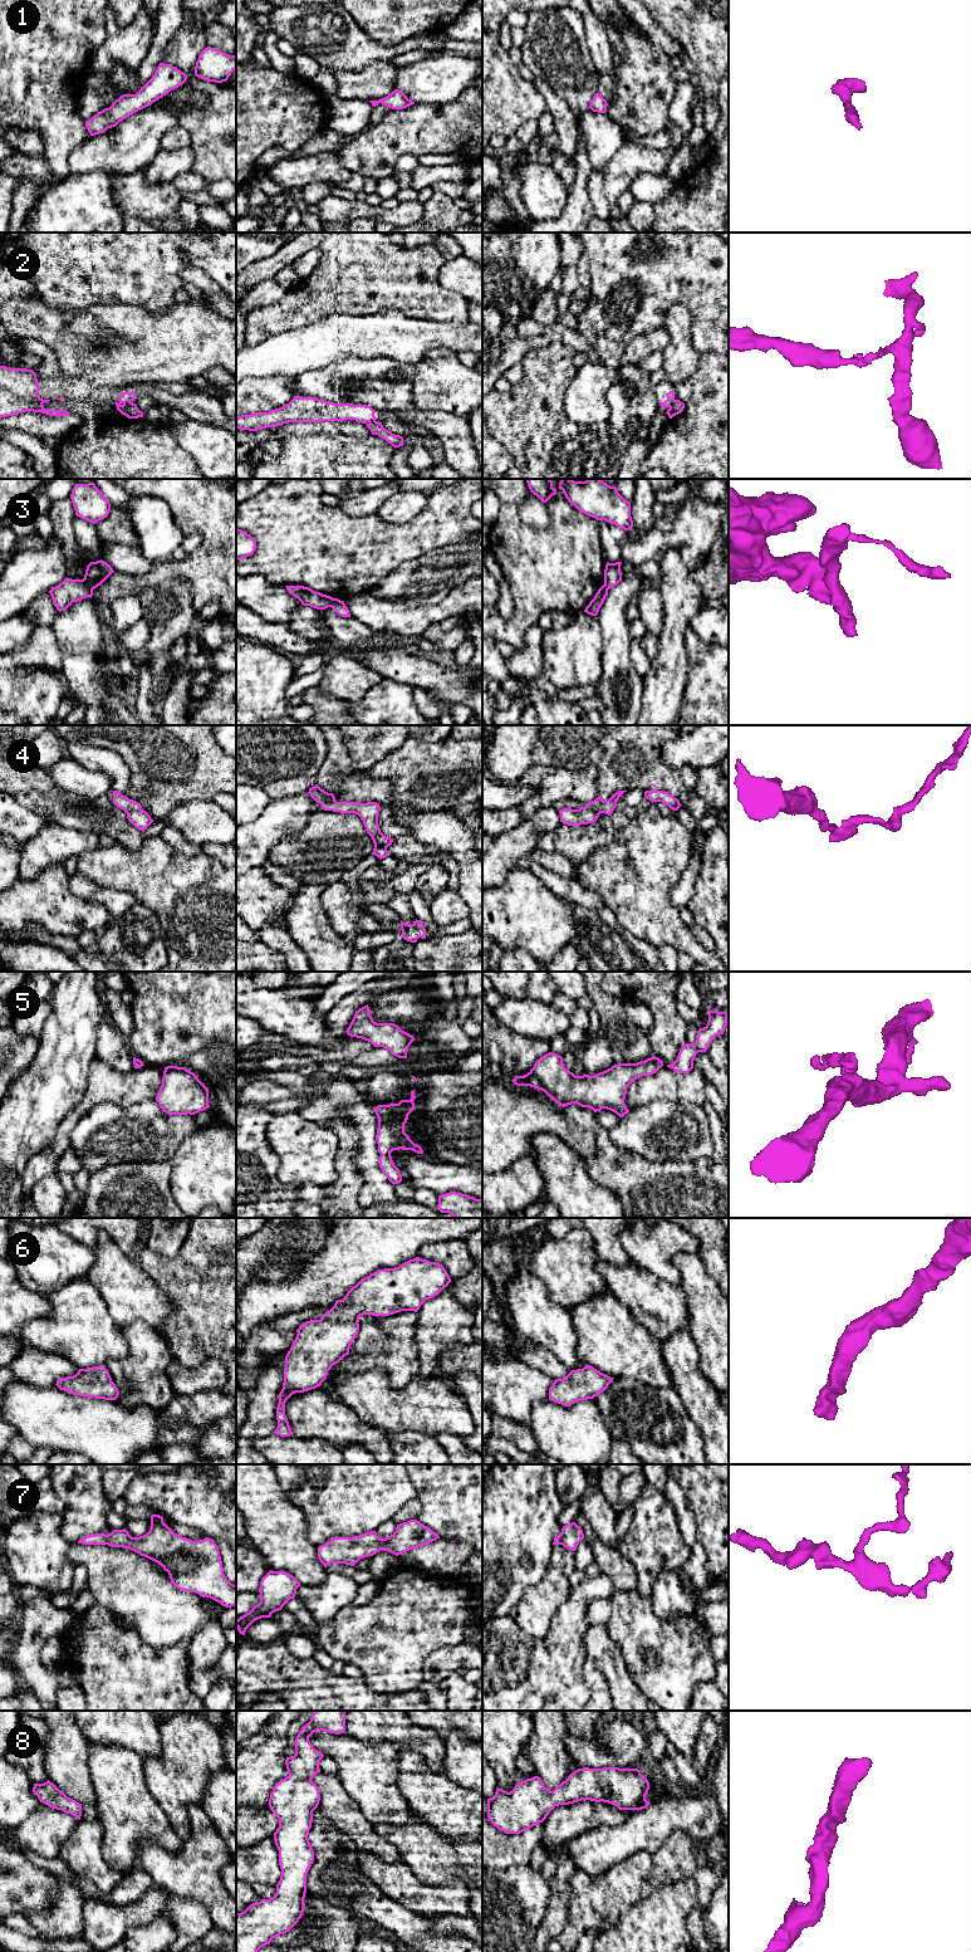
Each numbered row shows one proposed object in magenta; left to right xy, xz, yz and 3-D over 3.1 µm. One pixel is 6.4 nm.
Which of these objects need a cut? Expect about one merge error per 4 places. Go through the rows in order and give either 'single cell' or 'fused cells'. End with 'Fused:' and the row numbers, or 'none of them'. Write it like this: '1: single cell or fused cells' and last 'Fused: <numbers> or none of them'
1: single cell
2: fused cells
3: fused cells
4: fused cells
5: single cell
6: single cell
7: single cell
8: single cell
Fused: 2, 3, 4

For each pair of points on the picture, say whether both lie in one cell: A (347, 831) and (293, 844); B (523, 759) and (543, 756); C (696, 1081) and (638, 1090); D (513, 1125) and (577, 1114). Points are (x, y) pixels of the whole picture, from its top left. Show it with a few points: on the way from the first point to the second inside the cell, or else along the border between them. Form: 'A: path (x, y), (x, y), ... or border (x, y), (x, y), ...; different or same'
A: path (333, 840), (307, 840); same
B: border (539, 738), (533, 751), (531, 763); different
C: path (682, 1086), (652, 1087); same
D: border (563, 1107), (569, 1118), (591, 1131); different

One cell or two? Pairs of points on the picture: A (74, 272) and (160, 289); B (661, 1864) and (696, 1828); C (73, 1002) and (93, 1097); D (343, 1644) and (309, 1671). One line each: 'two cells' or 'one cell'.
A: one cell
B: two cells
C: two cells
D: two cells

